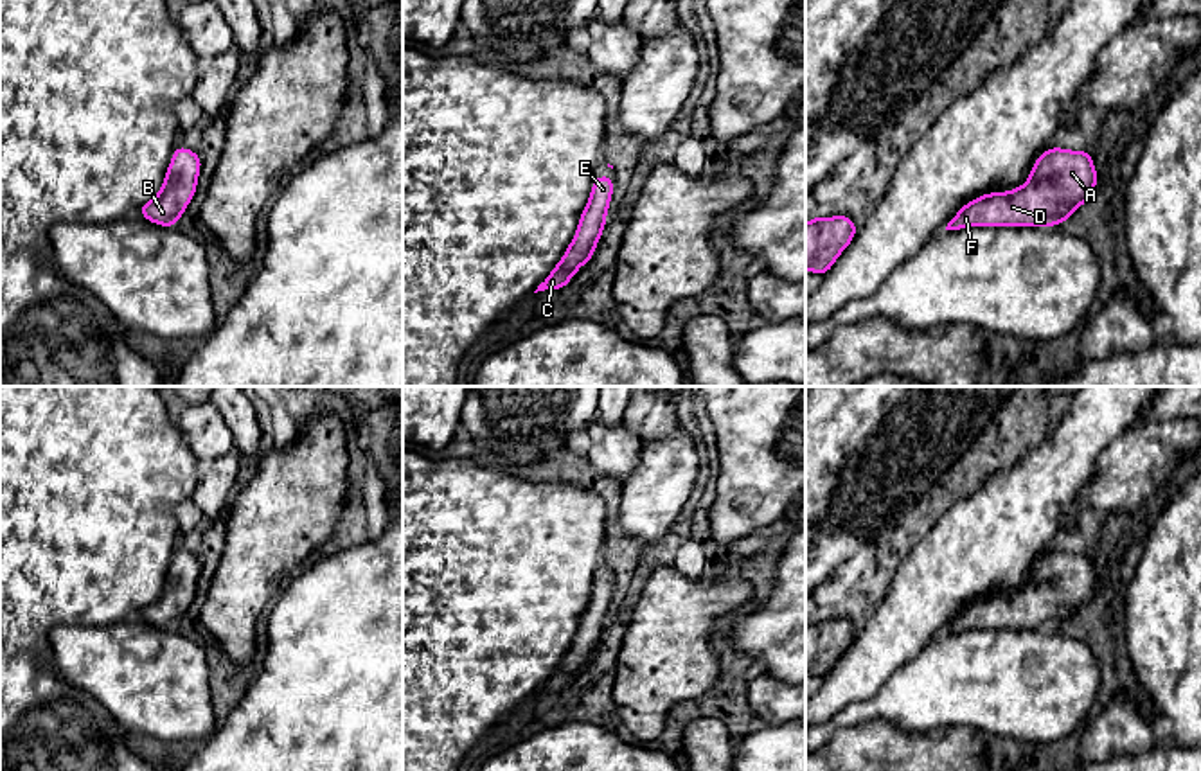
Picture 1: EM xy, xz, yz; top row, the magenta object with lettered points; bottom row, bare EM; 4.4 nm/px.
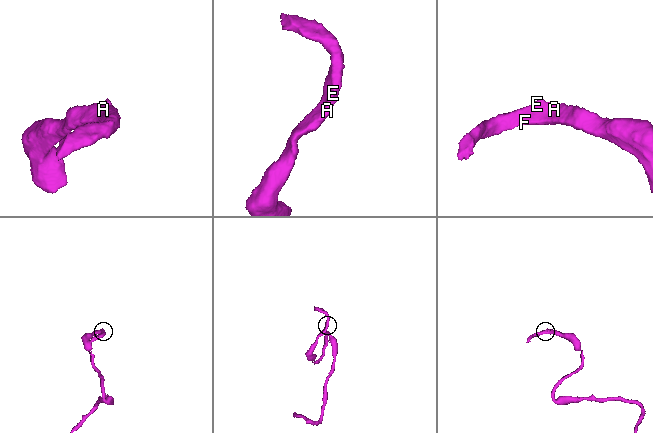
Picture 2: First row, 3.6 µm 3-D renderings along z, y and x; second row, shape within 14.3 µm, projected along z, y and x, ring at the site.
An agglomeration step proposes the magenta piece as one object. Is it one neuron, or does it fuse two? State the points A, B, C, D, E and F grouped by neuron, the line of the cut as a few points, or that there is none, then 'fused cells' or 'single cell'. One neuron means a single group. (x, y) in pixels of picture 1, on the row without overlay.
groups A B C D E F; cut none; single cell

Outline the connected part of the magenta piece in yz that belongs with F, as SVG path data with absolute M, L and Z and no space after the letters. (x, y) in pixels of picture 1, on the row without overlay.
M1050 550L1045 554L1030 573L1030 580L1014 593L989 595L971 602L947 625L946 633L965 629L1052 629L1063 627L1082 606L1086 606L1097 589L1097 573L1088 554L1070 554Z

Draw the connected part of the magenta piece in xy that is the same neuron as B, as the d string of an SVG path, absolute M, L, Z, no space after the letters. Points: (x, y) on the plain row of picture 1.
M182 548L176 550L160 595L142 607L138 616L155 627L176 629L194 600L200 570L200 557Z

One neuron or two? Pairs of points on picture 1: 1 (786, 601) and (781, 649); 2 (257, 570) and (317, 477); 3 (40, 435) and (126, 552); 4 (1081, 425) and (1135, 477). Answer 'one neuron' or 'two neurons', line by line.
1: one neuron
2: one neuron
3: one neuron
4: two neurons

